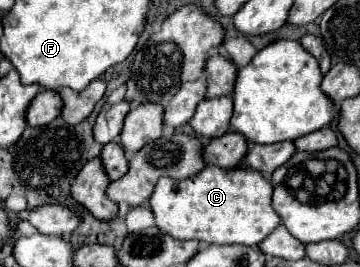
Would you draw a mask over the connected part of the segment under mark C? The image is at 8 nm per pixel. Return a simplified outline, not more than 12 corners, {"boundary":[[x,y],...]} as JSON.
{"boundary":[[247,166],[161,178],[149,198],[177,240],[259,244],[281,220]]}

